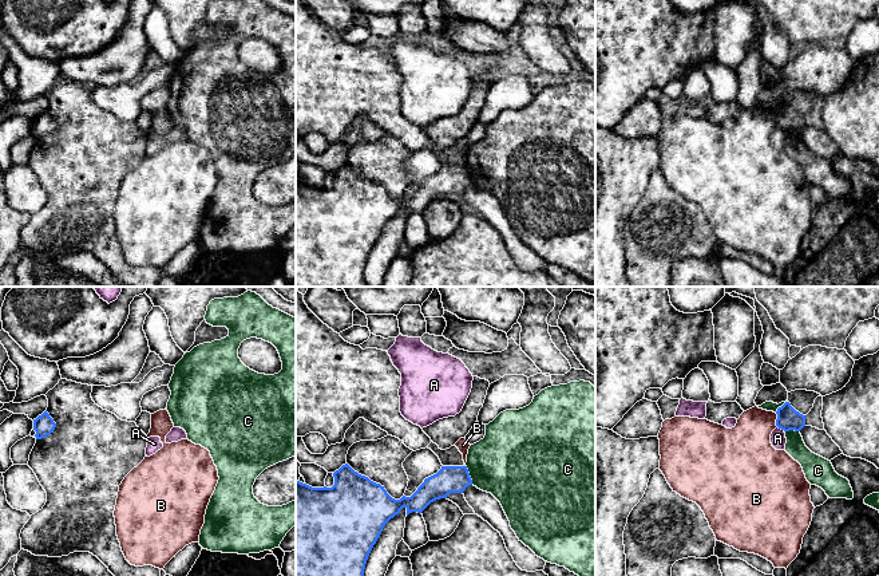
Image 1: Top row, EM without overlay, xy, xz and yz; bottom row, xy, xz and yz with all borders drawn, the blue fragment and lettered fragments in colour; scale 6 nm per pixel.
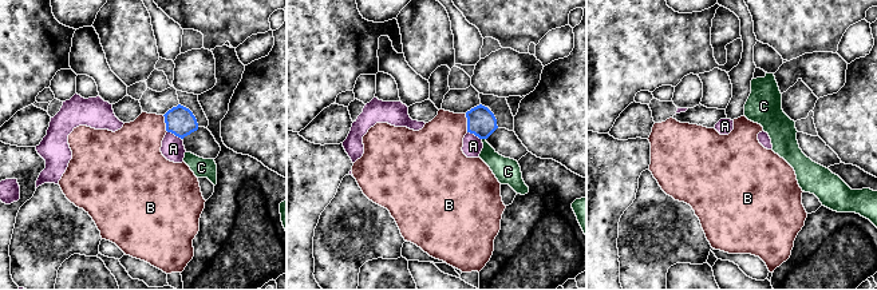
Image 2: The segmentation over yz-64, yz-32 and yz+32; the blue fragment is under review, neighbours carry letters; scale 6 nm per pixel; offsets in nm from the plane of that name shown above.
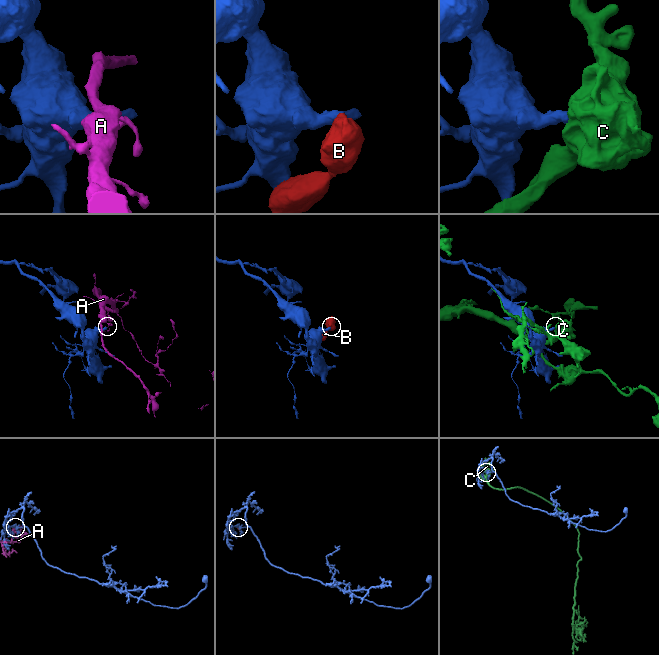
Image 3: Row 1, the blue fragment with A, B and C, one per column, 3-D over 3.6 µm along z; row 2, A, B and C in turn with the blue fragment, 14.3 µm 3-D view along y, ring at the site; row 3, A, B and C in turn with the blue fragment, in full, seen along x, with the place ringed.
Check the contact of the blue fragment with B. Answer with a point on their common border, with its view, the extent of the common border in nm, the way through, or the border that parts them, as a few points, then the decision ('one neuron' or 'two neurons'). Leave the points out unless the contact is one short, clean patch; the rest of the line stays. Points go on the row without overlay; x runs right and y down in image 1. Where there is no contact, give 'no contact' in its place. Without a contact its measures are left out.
contact yz (776, 119); length 90 nm; border yz (775, 113), (777, 126); two neurons

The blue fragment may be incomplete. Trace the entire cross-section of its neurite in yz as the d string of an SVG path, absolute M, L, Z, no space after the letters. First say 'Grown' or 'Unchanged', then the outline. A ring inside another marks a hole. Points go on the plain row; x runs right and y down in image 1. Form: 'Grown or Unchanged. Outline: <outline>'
Unchanged. Outline: M789 102L779 107L776 114L776 126L784 131L800 131L805 126L805 115L796 111Z

